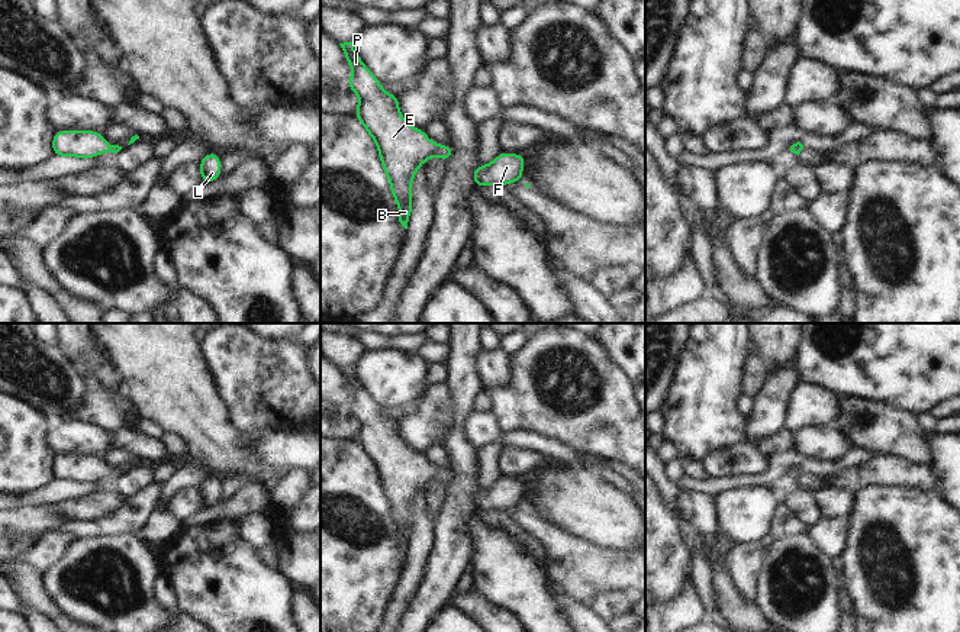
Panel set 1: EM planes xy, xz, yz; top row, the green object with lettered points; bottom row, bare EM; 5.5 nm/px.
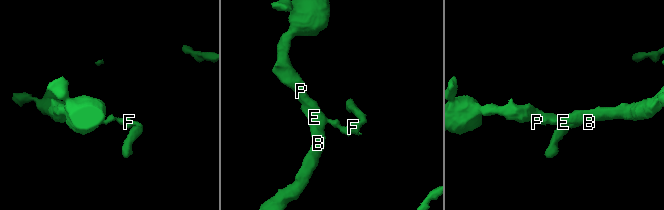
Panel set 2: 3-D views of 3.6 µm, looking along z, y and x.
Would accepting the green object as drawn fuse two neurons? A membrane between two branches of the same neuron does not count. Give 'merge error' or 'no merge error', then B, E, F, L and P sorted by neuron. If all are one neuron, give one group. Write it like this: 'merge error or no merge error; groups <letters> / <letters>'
no merge error; groups B E F L P

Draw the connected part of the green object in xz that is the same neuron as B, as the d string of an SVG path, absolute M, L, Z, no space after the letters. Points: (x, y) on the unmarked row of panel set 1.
M354 367L339 368L352 394L347 412L358 419L355 442L378 473L392 520L399 532L399 546L407 554L412 538L412 504L421 490L432 480L448 486L452 471L434 468L423 454L410 451L399 435L399 420L381 413L381 406L364 390Z

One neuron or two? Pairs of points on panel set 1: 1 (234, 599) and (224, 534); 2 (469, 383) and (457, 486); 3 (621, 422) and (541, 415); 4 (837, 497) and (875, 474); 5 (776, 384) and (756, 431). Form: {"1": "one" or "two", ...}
{"1": "one", "2": "one", "3": "one", "4": "two", "5": "one"}

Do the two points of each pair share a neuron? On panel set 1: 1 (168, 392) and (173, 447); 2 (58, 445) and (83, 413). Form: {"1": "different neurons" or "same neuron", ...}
{"1": "different neurons", "2": "different neurons"}

